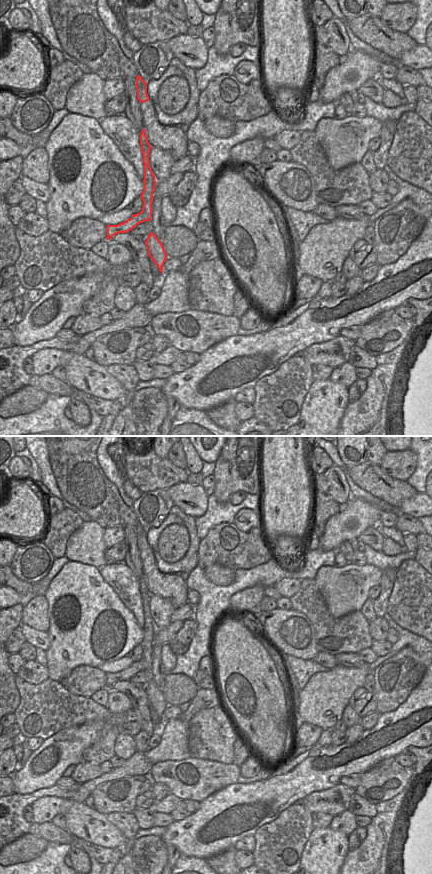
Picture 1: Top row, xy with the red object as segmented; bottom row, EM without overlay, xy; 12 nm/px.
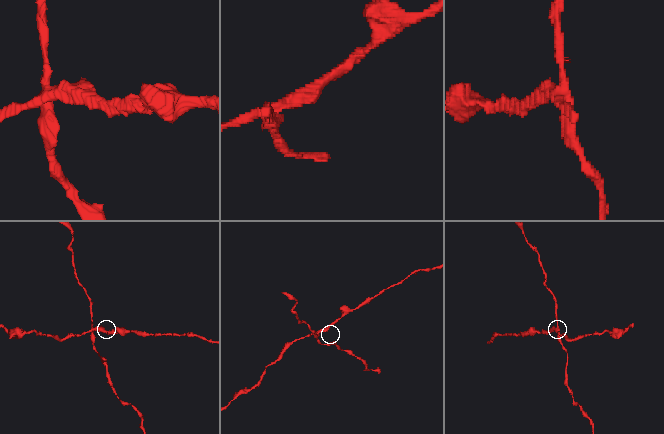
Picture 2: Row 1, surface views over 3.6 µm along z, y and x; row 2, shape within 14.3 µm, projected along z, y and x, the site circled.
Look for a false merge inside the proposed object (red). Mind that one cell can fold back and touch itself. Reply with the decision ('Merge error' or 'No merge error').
Merge error

